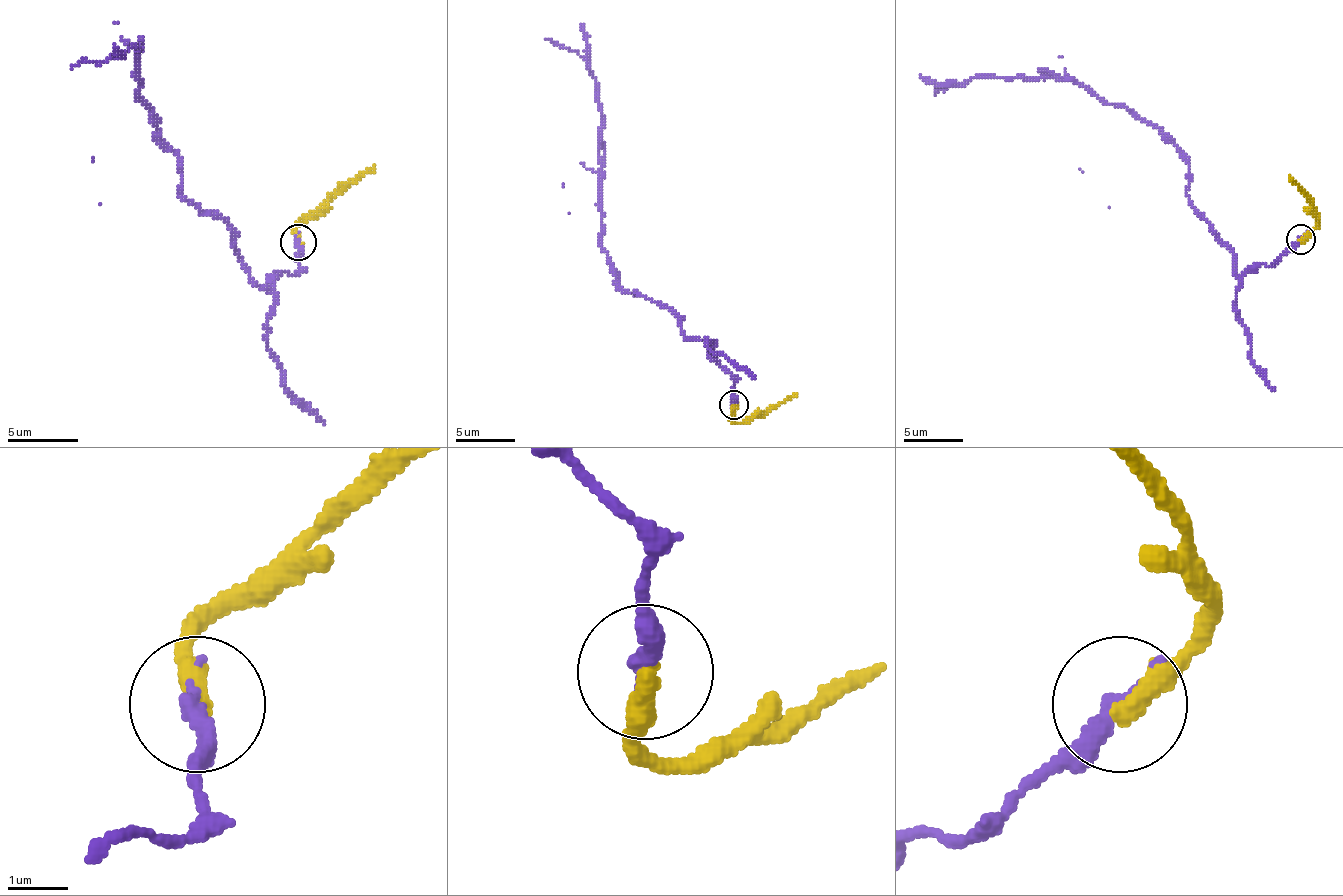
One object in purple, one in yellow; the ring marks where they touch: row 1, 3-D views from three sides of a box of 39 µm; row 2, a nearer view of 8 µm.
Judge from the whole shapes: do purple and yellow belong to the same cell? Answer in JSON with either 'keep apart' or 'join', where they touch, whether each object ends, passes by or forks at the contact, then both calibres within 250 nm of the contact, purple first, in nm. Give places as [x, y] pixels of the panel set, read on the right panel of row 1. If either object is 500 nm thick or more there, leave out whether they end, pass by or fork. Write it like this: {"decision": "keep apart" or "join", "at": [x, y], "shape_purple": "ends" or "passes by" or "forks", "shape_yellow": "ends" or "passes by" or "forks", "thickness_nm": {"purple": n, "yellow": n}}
{"decision": "keep apart", "at": [1300, 239], "shape_purple": "ends", "shape_yellow": "ends", "thickness_nm": {"purple": 320, "yellow": 400}}

